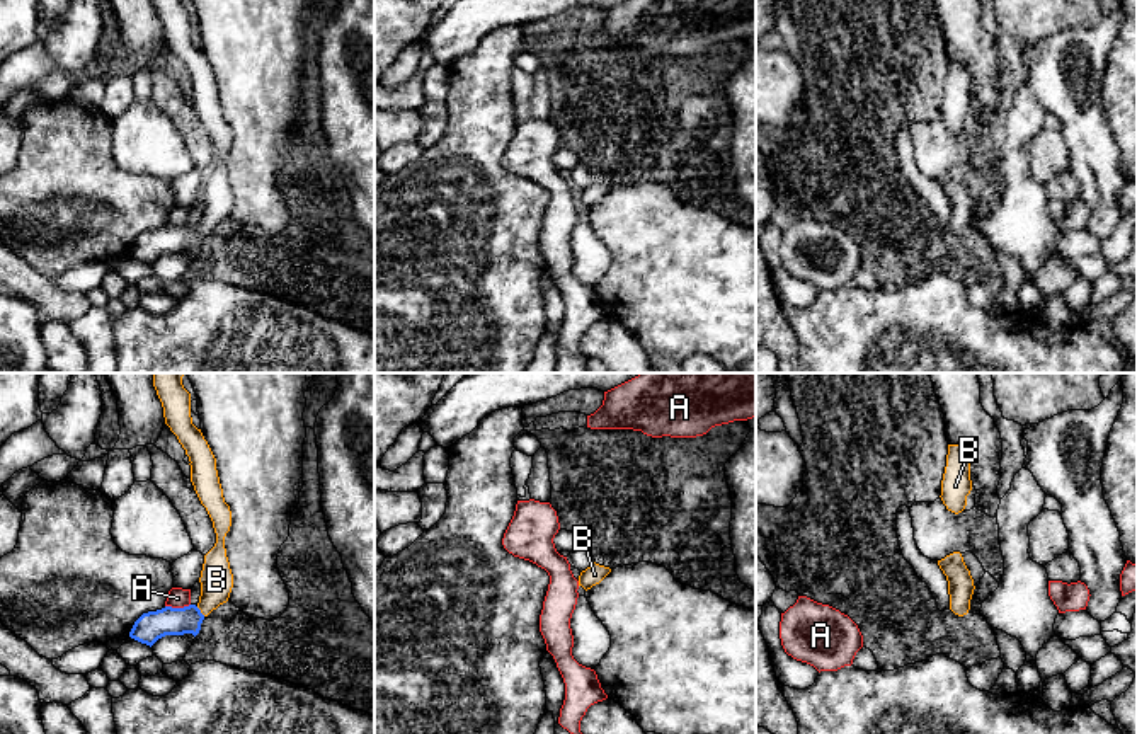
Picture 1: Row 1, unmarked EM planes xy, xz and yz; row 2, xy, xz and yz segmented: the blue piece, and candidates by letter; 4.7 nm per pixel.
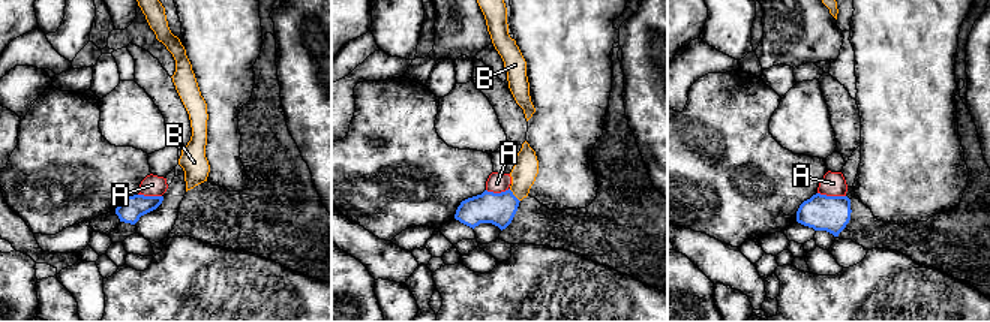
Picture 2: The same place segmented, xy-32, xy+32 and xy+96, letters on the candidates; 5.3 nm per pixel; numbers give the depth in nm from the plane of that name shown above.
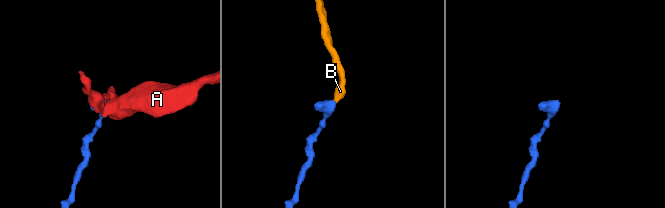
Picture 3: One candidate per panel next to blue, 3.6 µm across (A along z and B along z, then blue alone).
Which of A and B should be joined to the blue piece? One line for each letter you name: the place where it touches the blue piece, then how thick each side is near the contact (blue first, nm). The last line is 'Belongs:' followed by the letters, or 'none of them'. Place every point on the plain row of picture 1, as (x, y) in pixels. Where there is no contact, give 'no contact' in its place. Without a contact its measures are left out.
B: xy (199, 230) | 140/160 nm
Belongs: B

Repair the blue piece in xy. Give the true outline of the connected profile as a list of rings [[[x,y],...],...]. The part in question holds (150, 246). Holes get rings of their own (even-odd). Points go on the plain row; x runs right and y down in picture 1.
[[[153,0],[153,5],[163,26],[165,43],[177,54],[189,75],[191,100],[213,140],[216,162],[204,174],[197,223],[184,227],[165,225],[143,232],[134,240],[129,255],[150,266],[165,254],[192,252],[196,255],[203,238],[228,220],[233,206],[233,192],[225,167],[225,155],[231,145],[231,129],[223,116],[216,77],[201,48],[192,43],[191,12],[184,7],[182,0]]]

